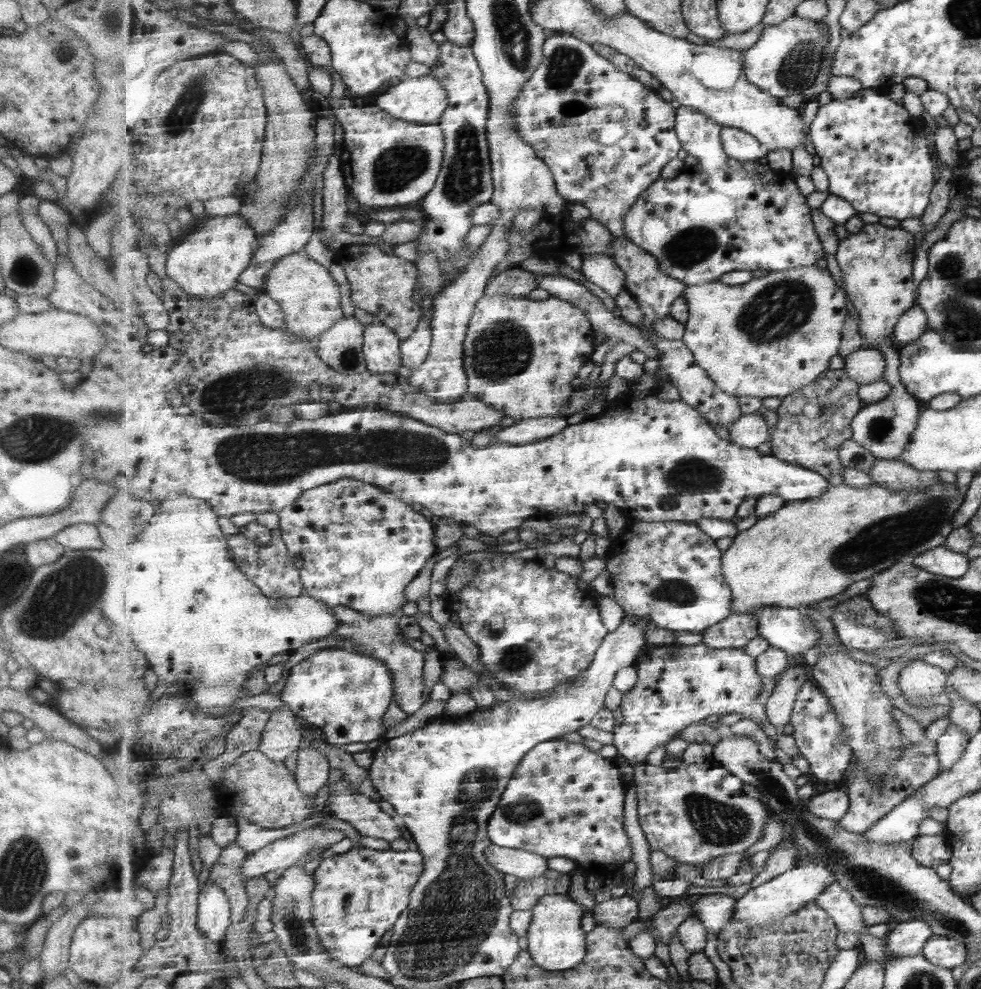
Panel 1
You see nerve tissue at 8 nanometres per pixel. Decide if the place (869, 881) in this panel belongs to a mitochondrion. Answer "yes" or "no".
yes

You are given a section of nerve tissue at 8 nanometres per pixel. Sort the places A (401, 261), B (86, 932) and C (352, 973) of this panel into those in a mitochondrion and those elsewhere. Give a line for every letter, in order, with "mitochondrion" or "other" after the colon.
A: other
B: other
C: other

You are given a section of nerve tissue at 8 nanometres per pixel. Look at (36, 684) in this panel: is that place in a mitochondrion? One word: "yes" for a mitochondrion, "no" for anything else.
no

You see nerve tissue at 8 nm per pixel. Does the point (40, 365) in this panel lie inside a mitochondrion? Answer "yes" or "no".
no

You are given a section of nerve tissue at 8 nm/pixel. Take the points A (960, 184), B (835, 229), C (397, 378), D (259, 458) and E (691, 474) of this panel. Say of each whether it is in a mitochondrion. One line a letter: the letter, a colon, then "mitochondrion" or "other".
A: other
B: other
C: other
D: mitochondrion
E: mitochondrion

